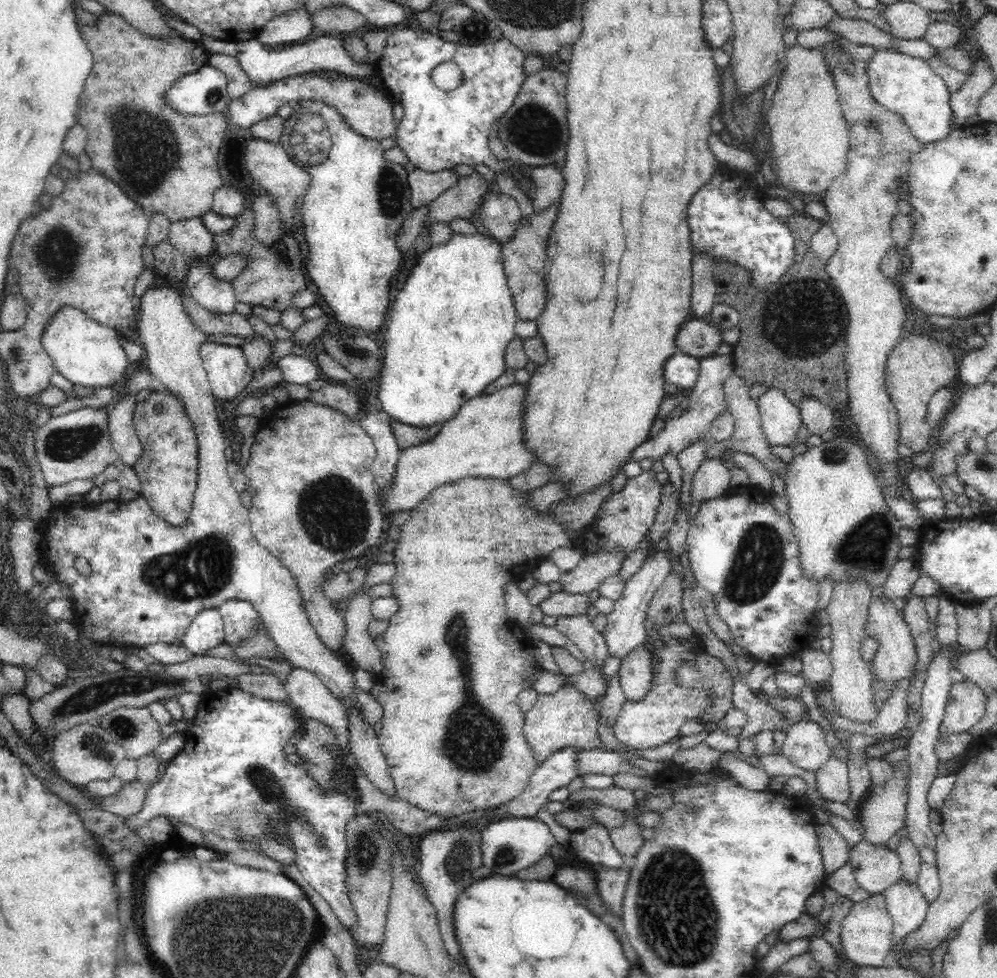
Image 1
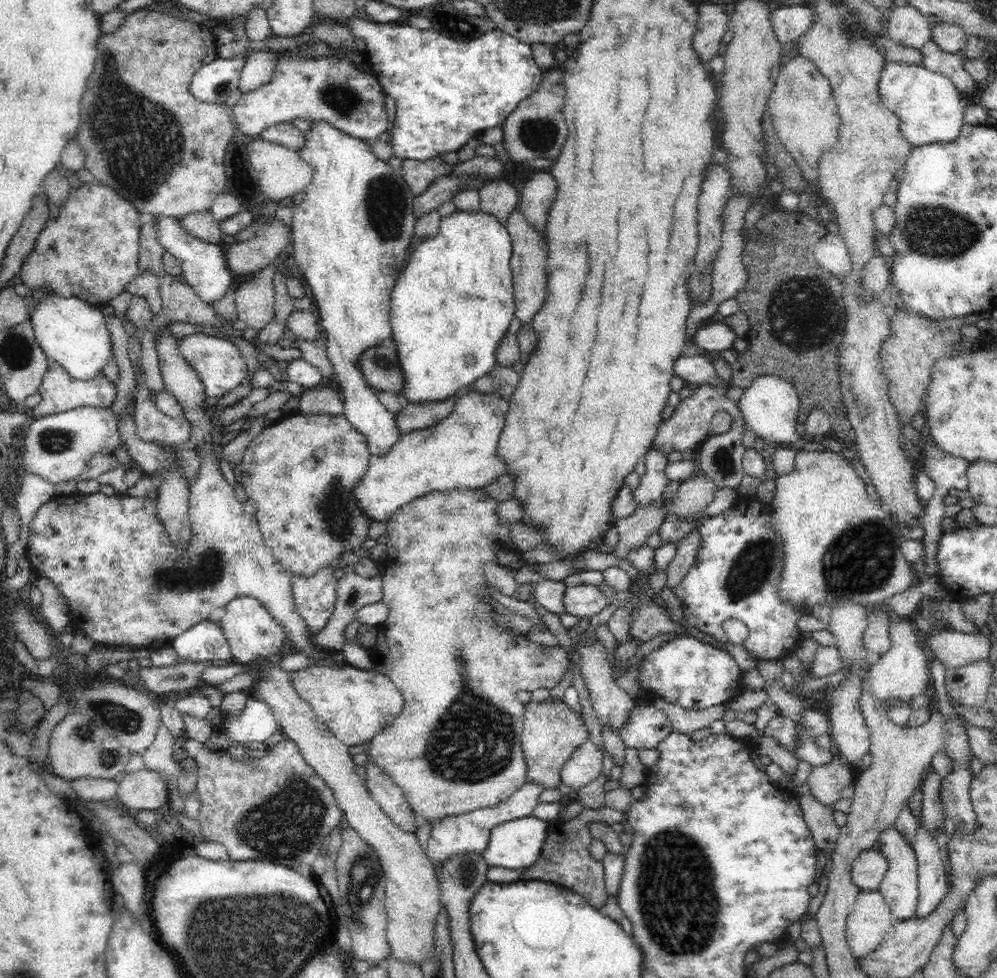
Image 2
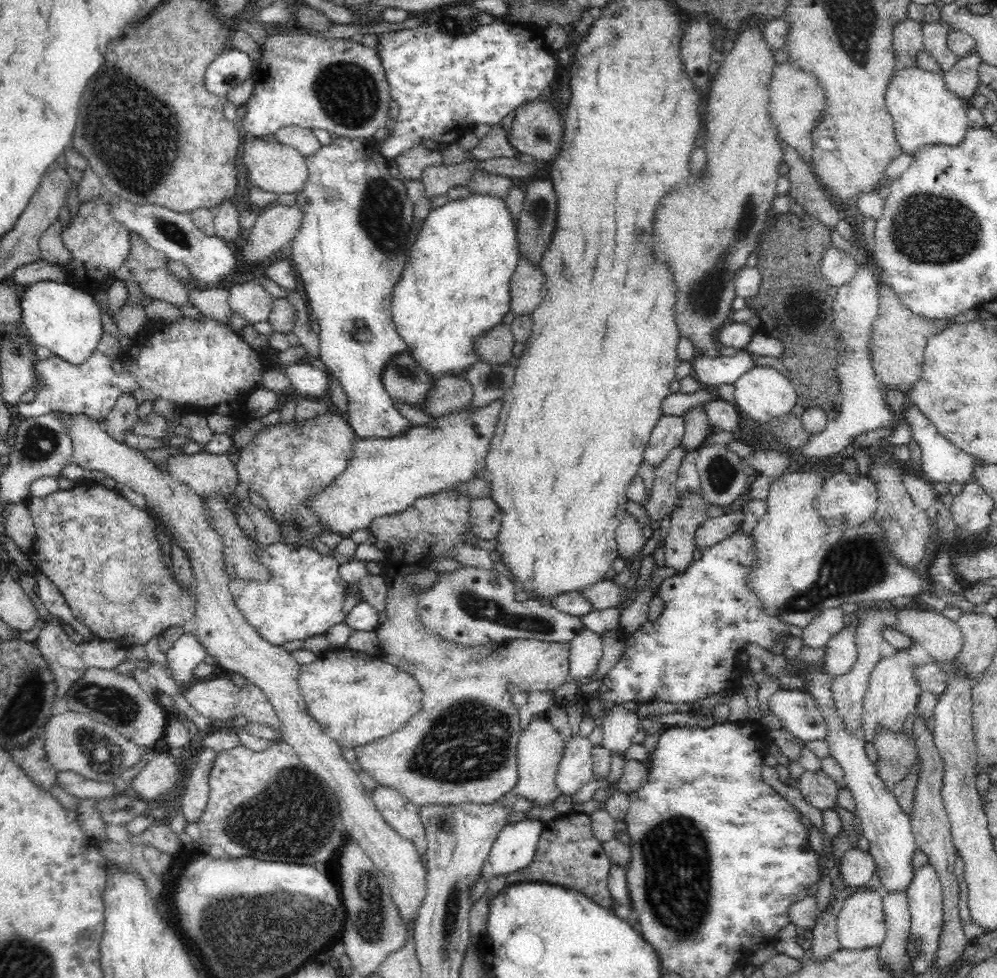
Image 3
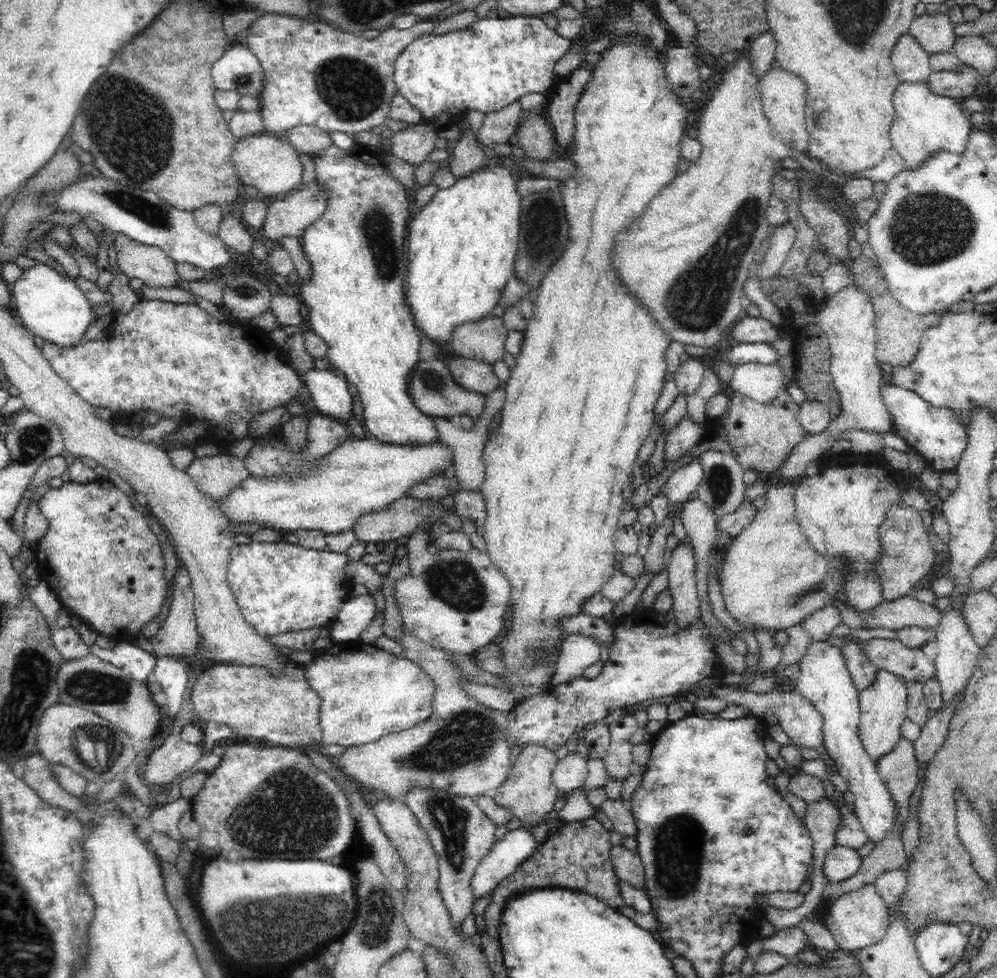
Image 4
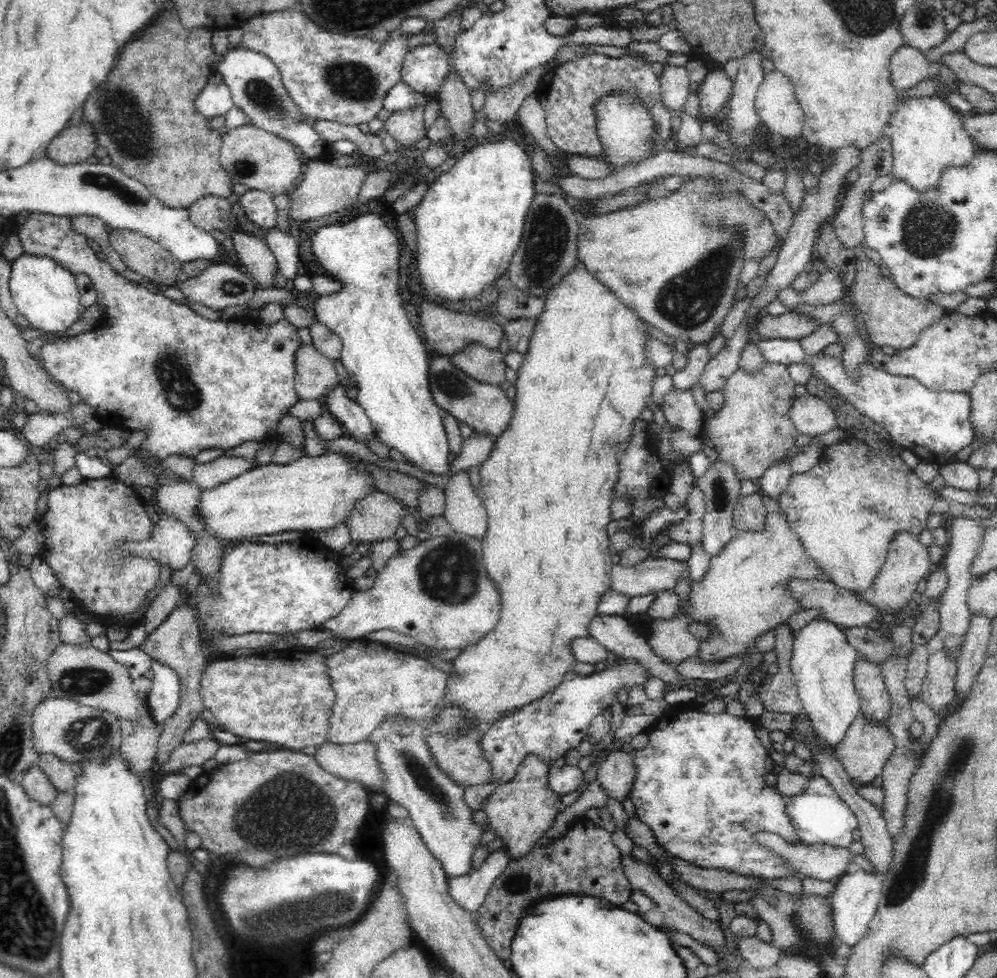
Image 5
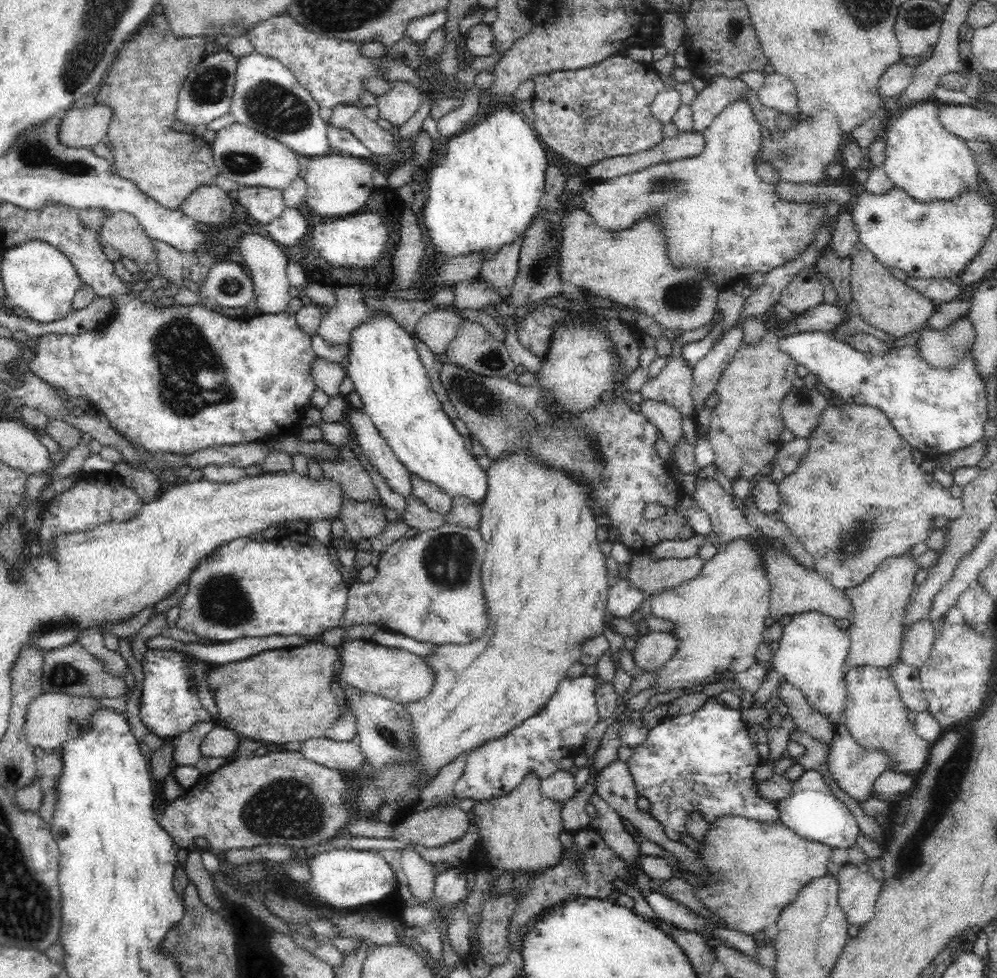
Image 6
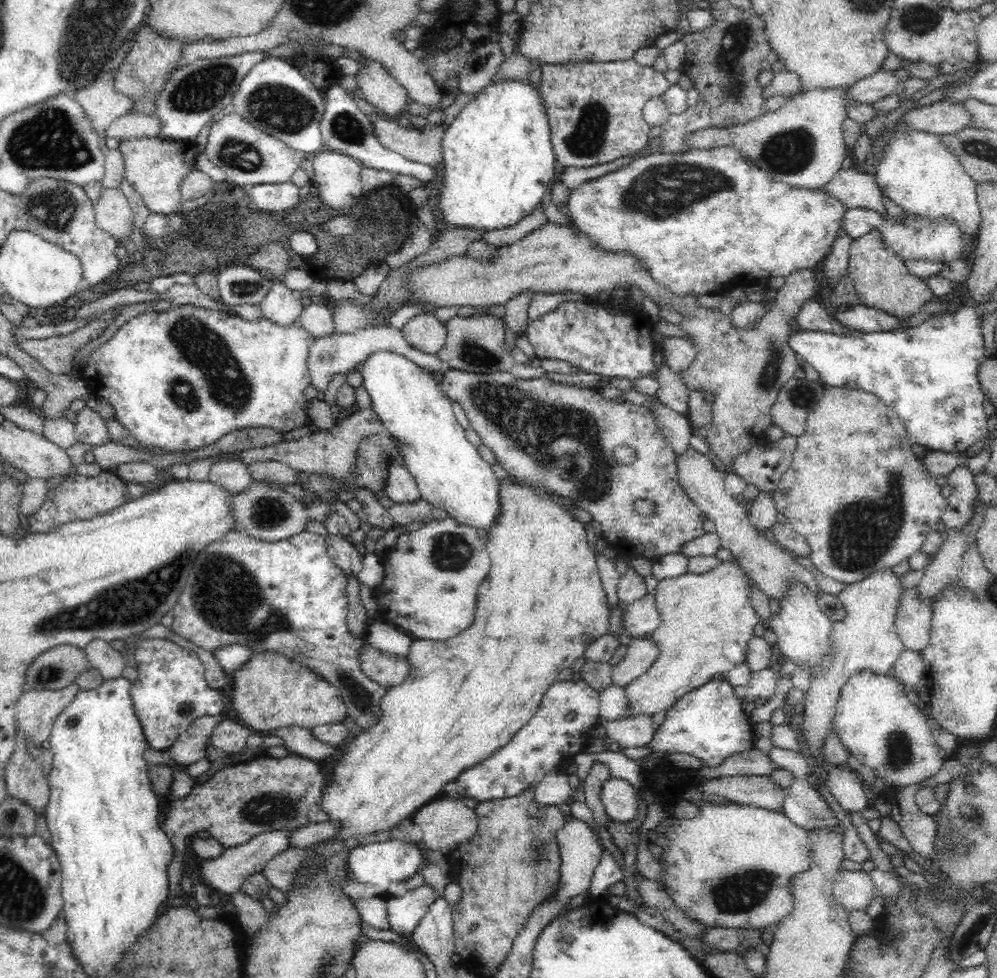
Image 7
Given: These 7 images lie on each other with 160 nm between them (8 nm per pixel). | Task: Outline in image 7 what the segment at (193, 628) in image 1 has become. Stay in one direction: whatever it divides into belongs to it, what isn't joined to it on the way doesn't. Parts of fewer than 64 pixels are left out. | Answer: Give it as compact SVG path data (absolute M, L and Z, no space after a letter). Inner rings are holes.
M142 639L135 650L138 676L131 688L134 712L147 742L154 750L168 750L196 718L222 714L225 698L210 688L204 679L205 668L194 653L170 639Z

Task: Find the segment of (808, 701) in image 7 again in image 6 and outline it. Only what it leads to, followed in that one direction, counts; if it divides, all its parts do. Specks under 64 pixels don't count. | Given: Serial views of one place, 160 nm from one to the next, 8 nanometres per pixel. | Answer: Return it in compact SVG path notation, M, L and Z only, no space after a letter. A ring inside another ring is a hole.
M911 552L890 556L862 584L844 590L854 607L851 626L846 631L851 640L845 664L847 671L864 665L886 669L899 658L904 633L902 618L919 569L916 556Z

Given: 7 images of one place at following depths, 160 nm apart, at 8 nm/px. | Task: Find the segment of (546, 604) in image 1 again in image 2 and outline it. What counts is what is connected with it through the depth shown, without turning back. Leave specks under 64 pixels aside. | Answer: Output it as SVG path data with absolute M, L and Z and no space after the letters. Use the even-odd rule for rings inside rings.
M579 585L565 587L562 605L564 605L564 613L576 618L584 618L598 614L611 601L613 600L608 600L602 595L597 586Z

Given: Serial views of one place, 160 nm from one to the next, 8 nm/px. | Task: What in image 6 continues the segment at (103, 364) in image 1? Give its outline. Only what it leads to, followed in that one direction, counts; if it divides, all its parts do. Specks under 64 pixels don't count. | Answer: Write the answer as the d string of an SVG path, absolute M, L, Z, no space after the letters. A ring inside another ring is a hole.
M42 241L20 243L14 248L2 249L2 253L1 277L6 294L12 306L18 306L25 313L26 318L46 324L66 318L74 310L73 300L81 280L64 253Z

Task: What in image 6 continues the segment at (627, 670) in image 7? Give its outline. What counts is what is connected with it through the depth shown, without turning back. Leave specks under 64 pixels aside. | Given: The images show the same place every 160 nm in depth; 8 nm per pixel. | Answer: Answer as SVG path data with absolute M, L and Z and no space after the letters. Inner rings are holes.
M671 629L652 630L641 635L633 660L640 672L658 671L676 654L678 647L679 640Z

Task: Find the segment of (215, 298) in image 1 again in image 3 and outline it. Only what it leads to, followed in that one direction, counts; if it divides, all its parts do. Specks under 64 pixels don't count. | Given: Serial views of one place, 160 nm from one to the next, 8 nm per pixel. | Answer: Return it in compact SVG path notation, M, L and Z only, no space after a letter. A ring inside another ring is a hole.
M120 199L111 209L111 217L139 234L152 248L163 252L169 260L180 260L185 263L190 276L198 284L220 284L234 271L237 258L226 245L226 241L217 236L204 234L192 222L190 213L177 213L158 205L136 205Z

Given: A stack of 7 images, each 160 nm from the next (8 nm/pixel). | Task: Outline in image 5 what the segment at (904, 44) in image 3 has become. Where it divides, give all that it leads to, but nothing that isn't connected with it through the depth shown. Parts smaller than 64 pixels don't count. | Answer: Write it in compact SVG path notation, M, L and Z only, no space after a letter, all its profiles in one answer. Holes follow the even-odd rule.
M905 44L898 48L889 63L894 88L898 92L914 88L919 82L929 78L931 65L926 54L914 46Z

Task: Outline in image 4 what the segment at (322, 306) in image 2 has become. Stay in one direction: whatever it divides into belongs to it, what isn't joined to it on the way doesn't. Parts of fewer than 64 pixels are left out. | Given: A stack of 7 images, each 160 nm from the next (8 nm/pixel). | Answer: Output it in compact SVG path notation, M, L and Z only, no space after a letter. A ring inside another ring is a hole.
M332 144L315 152L313 162L315 180L325 194L326 206L322 216L307 226L298 238L300 253L310 265L310 278L304 280L300 288L302 303L308 306L310 328L326 341L325 356L334 370L356 387L364 405L364 429L370 437L398 445L434 442L439 439L434 422L413 406L407 394L406 376L418 362L420 336L402 297L402 284L408 272L404 240L410 218L405 186L386 174L387 159L371 156L357 145L342 150Z

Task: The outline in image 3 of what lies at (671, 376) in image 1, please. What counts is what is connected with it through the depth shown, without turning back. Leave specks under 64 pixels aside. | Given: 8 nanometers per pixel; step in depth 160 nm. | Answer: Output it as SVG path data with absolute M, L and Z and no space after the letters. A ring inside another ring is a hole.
M746 348L738 350L734 357L718 356L708 358L702 355L691 362L691 376L698 380L704 389L718 389L734 383L753 366L752 354Z

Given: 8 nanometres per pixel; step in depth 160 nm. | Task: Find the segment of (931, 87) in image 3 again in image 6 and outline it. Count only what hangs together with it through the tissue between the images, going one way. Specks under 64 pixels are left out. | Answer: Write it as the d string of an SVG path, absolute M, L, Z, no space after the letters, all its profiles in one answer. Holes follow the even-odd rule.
M924 100L918 103L910 104L906 109L903 109L896 118L890 122L886 131L886 160L883 164L892 187L902 189L920 203L930 202L932 200L954 200L963 191L969 187L974 191L979 190L981 185L979 170L976 166L974 155L971 148L967 145L963 138L958 135L950 134L942 126L939 118L940 108L929 100Z

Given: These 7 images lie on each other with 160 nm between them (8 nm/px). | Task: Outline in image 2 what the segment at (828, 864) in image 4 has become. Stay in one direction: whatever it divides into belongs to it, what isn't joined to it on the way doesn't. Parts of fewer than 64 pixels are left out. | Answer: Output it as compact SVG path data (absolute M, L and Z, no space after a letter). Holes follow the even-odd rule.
M863 850L854 859L851 880L861 891L878 891L888 870L890 864L879 850Z

